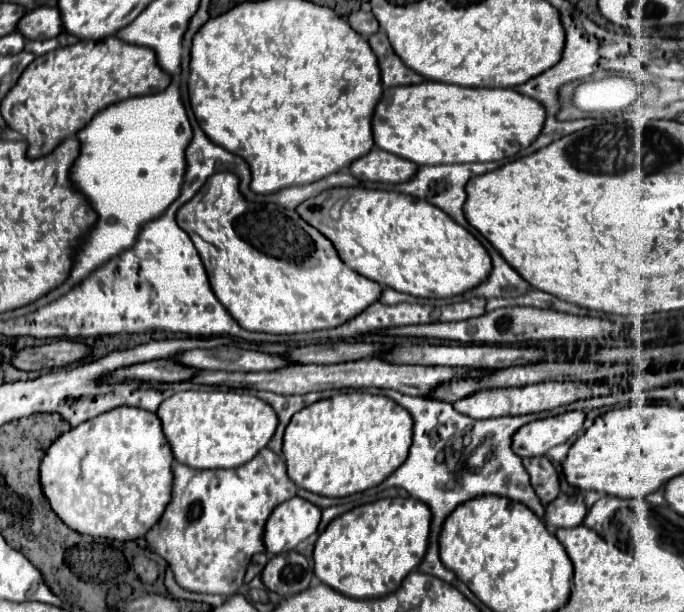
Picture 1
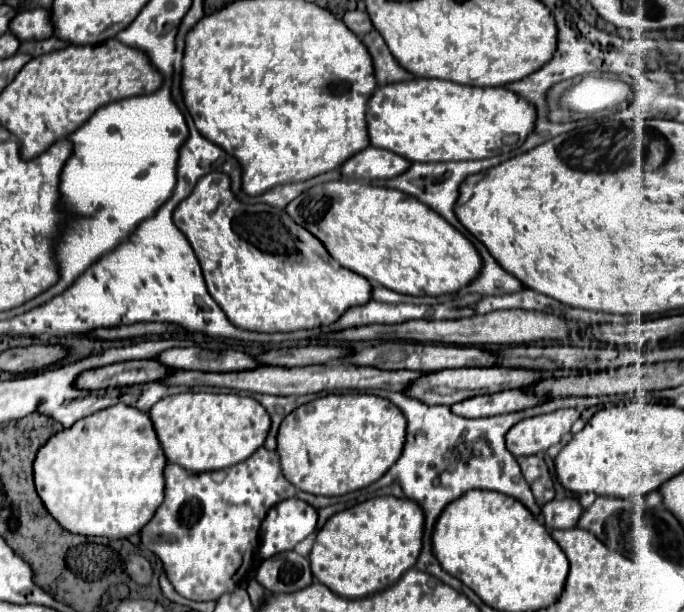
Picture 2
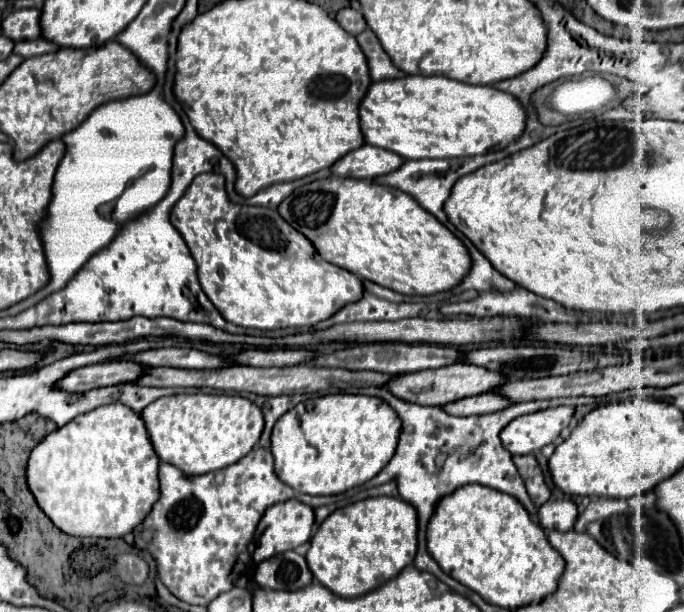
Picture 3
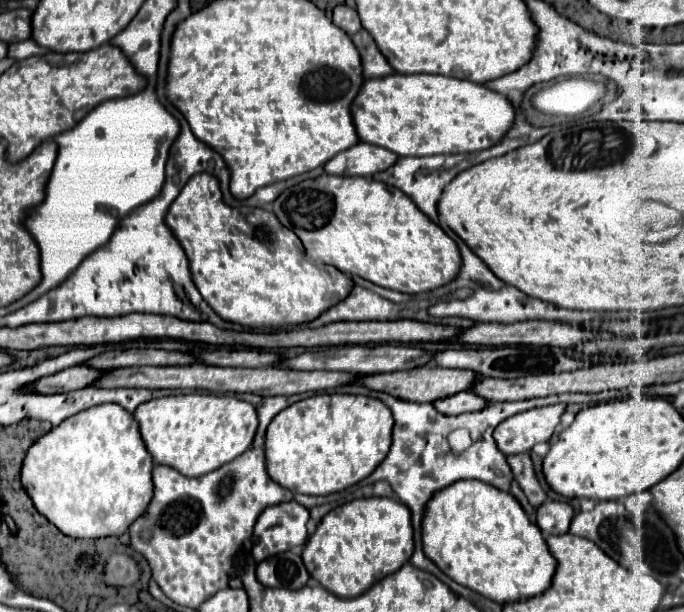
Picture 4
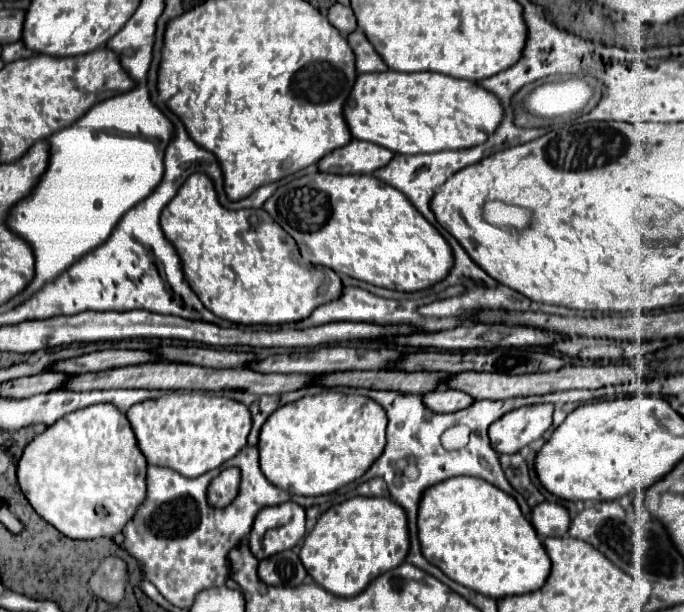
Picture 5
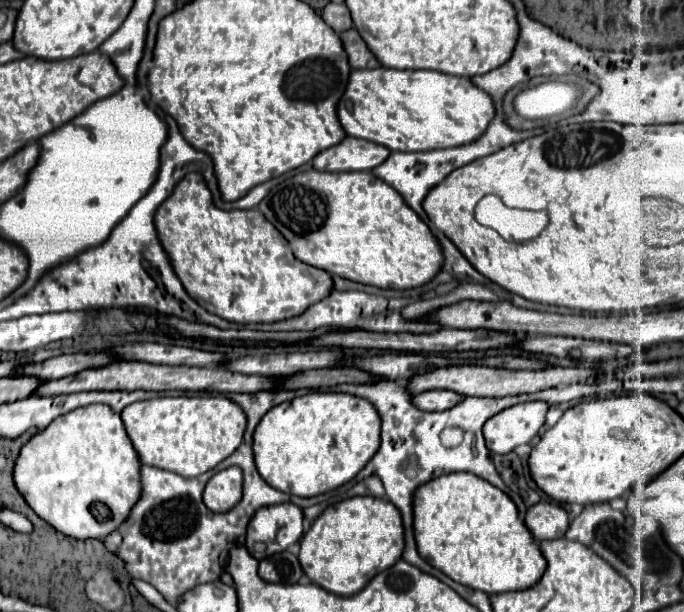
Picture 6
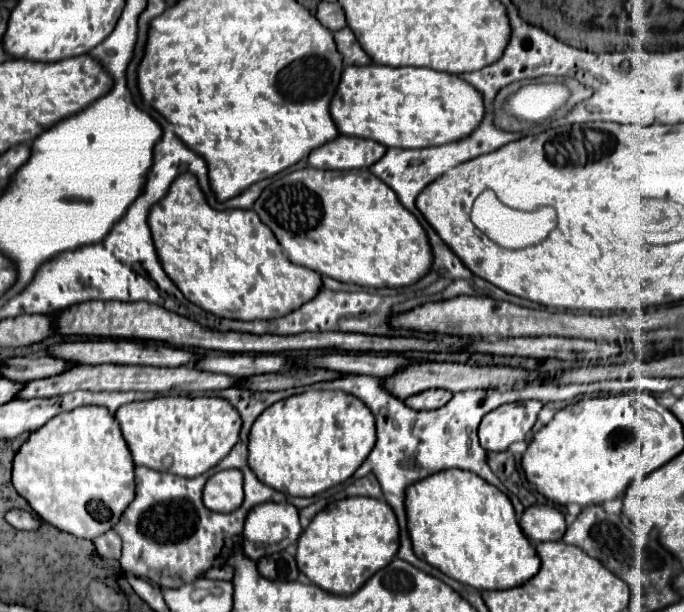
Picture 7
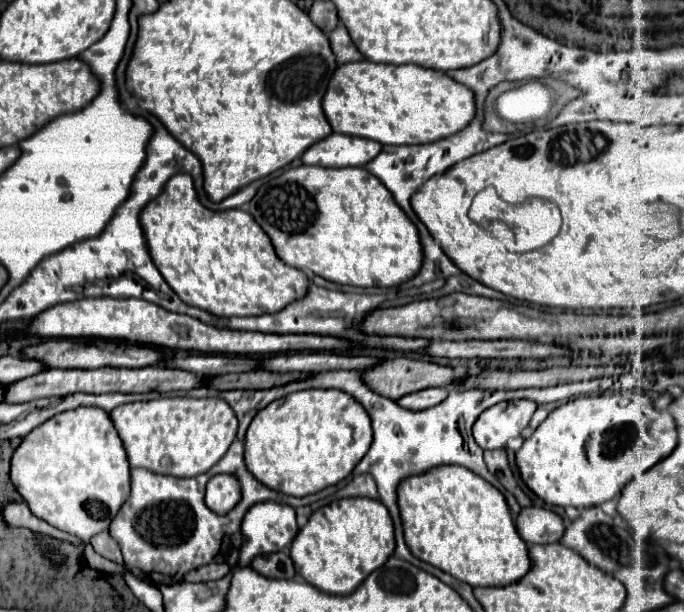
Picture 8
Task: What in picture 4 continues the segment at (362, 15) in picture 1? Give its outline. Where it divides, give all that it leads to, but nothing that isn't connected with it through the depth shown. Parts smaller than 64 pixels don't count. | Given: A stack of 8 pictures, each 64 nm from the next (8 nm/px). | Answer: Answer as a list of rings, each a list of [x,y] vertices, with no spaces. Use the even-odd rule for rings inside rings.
[[[336,6],[334,12],[332,12],[332,22],[334,22],[338,28],[342,28],[348,36],[354,36],[354,34],[362,28],[356,10],[352,10],[352,8],[348,8],[348,6]]]

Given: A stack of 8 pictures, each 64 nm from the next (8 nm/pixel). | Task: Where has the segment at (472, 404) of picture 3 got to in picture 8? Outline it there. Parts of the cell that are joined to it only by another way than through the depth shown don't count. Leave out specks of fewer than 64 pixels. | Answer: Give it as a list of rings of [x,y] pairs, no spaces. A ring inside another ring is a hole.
[[[426,388],[426,390],[420,390],[420,392],[406,394],[406,396],[398,398],[396,402],[402,408],[408,408],[408,410],[426,410],[430,406],[440,404],[446,396],[448,396],[448,388]]]

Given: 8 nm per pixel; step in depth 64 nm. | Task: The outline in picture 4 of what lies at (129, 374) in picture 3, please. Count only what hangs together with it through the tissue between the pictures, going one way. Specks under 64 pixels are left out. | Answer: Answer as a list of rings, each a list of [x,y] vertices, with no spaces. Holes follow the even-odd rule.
[[[72,366],[72,368],[60,370],[50,376],[42,376],[38,380],[34,380],[28,388],[30,388],[30,392],[38,392],[38,394],[70,392],[70,390],[90,386],[92,380],[96,380],[98,376],[102,376],[102,372],[96,372],[92,368],[84,368],[84,366]]]

